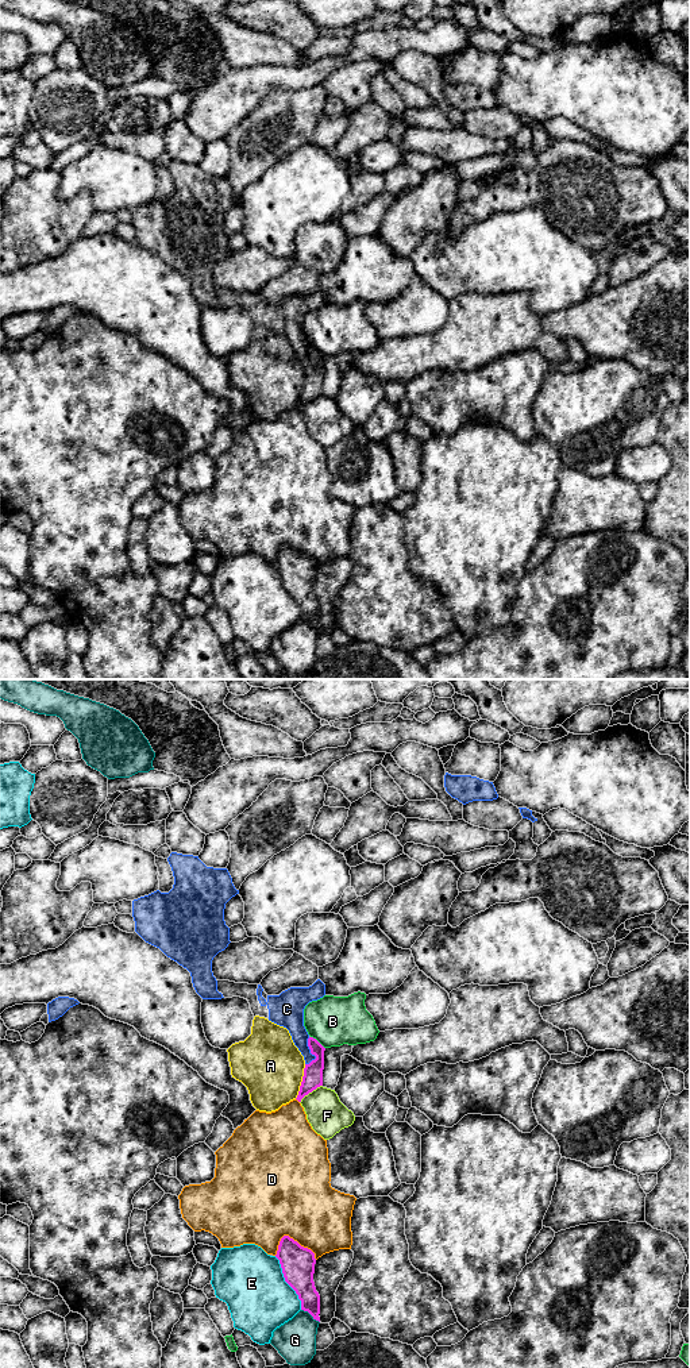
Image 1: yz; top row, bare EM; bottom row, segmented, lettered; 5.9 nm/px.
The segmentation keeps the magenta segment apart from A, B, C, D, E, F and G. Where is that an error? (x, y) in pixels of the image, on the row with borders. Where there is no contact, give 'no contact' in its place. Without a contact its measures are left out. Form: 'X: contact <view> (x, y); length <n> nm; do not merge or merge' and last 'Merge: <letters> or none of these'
A: contact yz (301, 1082); length 220 nm; do not merge
B: contact yz (317, 1041); length 120 nm; do not merge
C: contact yz (311, 1052); length 170 nm; merge
D: contact yz (292, 1239); length 260 nm; do not merge
E: contact yz (286, 1282); length 360 nm; do not merge
F: contact yz (309, 1091); length 170 nm; do not merge
G: contact yz (311, 1314); length 140 nm; do not merge
Merge: C

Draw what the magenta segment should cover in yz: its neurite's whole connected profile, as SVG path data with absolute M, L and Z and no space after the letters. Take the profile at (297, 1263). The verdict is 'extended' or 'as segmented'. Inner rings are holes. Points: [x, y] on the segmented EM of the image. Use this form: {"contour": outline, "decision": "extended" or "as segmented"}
{"contour": "M284 1236L275 1257L280 1260L285 1282L301 1300L301 1310L308 1311L313 1319L320 1322L320 1295L313 1282L315 1253L289 1236Z", "decision": "as segmented"}

